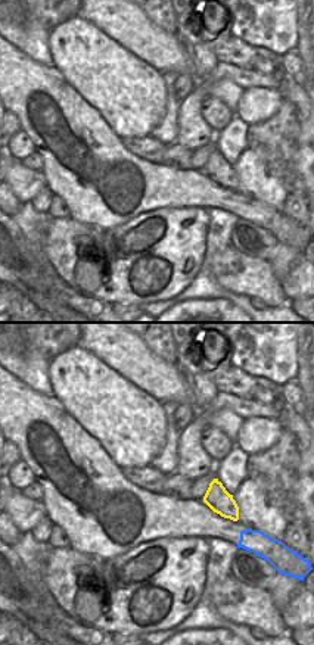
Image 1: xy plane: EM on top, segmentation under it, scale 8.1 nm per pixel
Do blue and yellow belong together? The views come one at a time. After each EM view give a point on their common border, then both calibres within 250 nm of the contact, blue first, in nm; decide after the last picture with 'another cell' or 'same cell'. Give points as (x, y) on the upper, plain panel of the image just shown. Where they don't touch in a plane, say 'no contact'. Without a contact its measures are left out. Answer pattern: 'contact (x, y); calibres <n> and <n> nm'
no contact

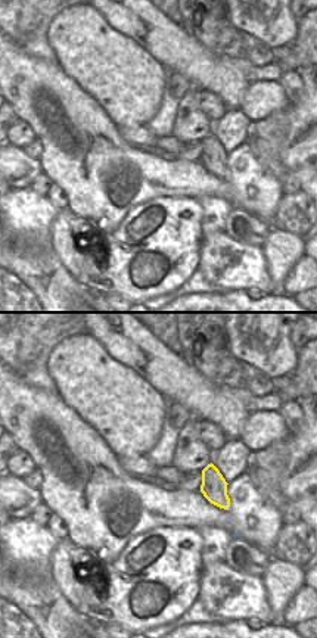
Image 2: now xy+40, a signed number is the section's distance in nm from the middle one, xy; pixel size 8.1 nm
no contact

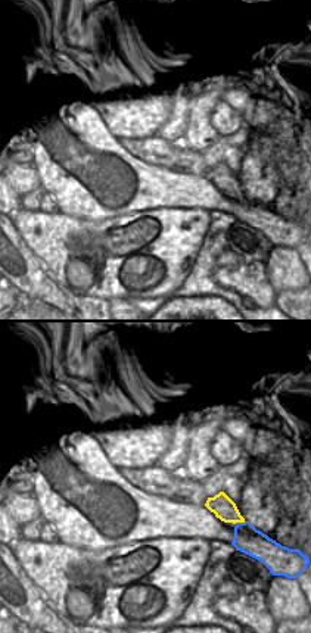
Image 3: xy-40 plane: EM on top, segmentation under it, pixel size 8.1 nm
contact (239, 193); calibres 220 and 190 nm

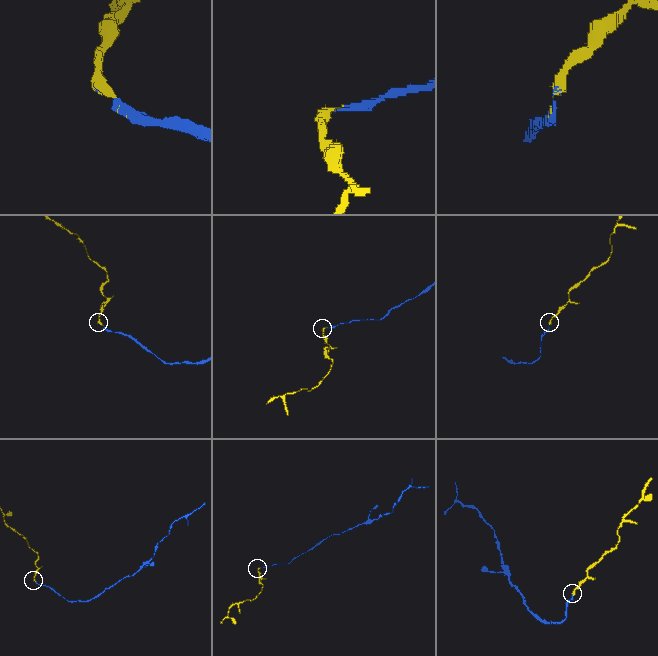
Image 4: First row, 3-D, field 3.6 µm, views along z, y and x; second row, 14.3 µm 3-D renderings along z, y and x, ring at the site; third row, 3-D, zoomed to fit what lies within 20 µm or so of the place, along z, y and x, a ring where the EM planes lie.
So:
another cell

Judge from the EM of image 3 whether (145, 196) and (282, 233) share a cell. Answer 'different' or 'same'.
same

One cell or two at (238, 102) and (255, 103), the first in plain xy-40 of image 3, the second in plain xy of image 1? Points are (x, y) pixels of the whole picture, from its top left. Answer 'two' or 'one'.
one

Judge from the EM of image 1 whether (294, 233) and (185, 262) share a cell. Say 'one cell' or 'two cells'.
two cells

